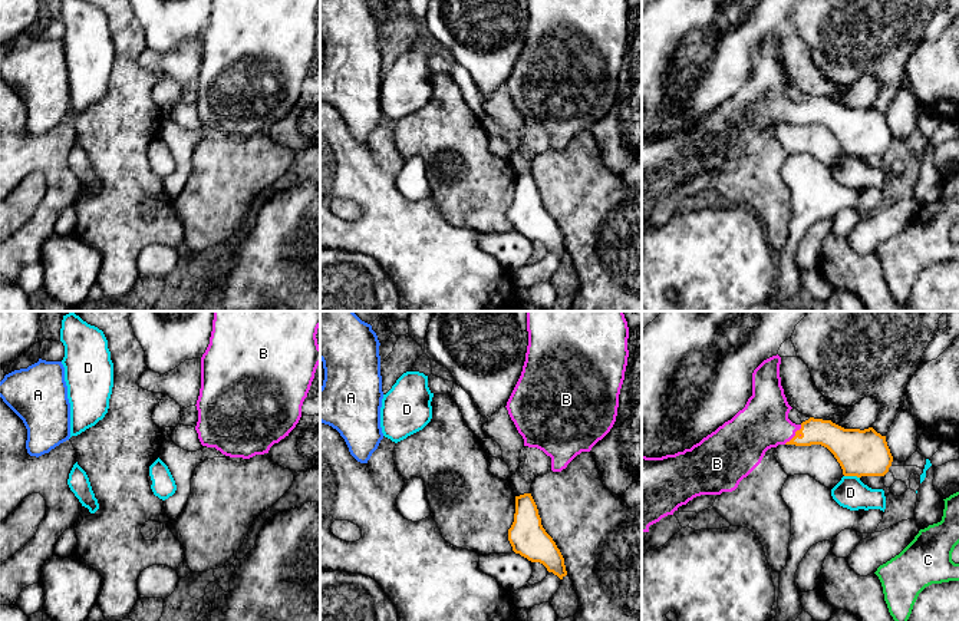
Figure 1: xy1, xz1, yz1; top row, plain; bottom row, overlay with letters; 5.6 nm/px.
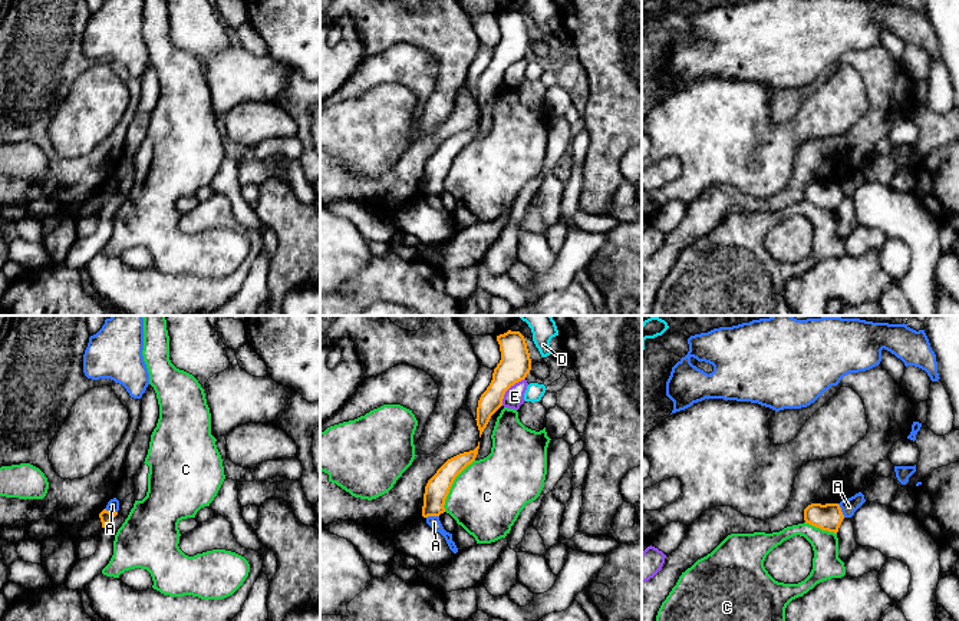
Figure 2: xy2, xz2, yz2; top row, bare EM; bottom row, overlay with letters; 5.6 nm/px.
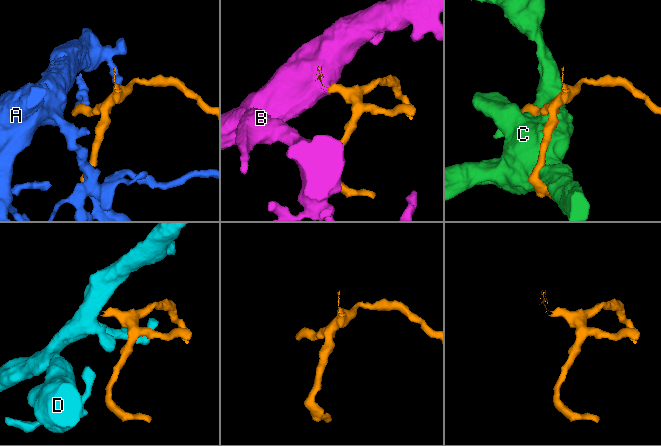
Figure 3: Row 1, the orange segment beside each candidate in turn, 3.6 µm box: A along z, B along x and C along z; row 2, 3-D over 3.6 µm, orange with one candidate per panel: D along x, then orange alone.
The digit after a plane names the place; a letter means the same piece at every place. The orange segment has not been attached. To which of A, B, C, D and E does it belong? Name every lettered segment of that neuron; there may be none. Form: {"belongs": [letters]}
{"belongs": ["B"]}

